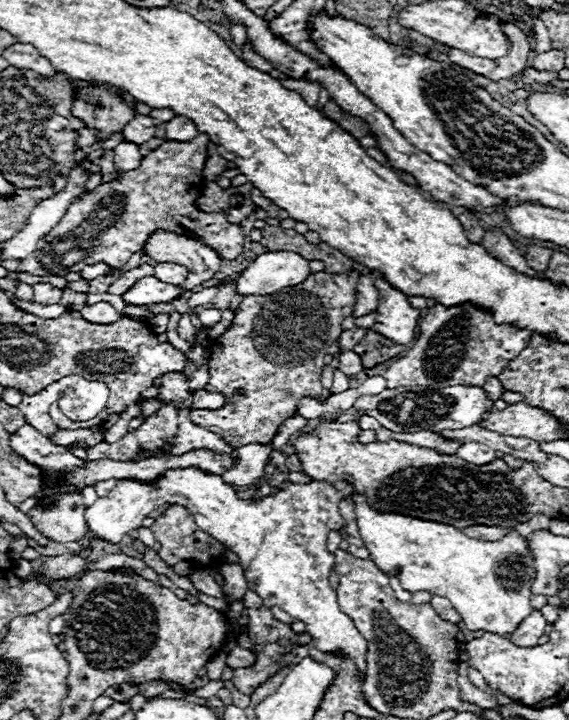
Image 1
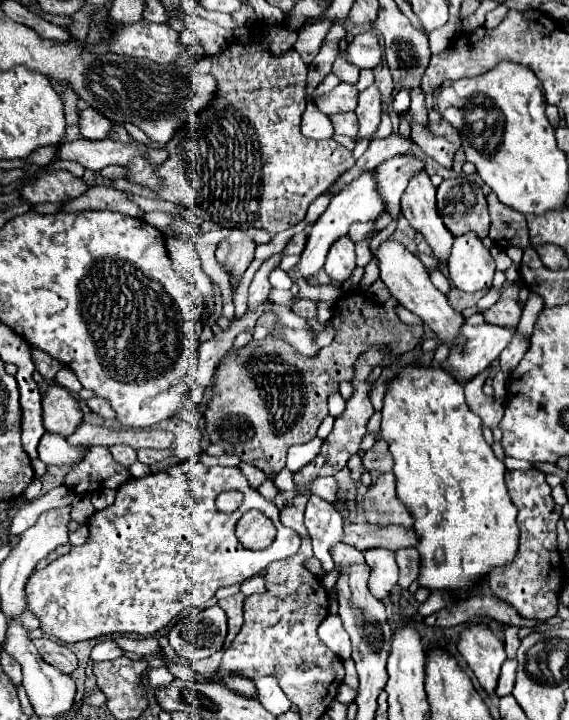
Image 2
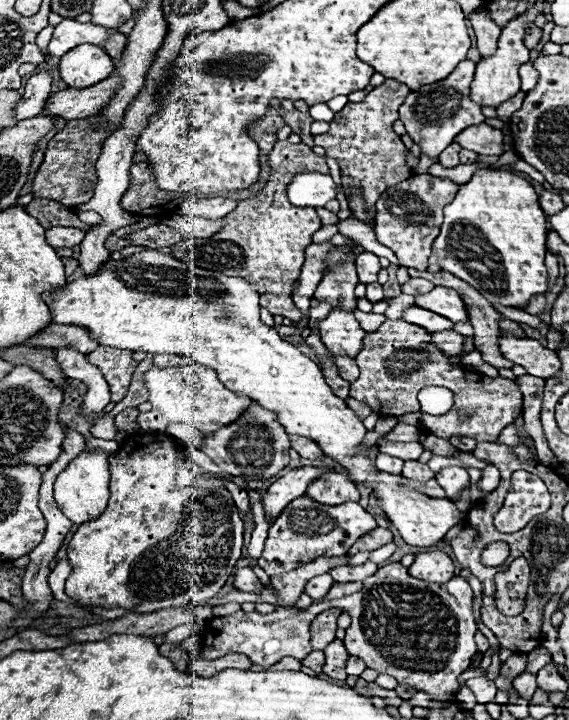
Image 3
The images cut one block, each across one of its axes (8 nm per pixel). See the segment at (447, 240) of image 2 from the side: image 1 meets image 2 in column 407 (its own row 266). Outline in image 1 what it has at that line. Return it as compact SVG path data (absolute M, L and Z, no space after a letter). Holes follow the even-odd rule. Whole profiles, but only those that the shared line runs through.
M164 230L152 232L148 236L148 240L144 242L144 252L156 262L170 260L170 262L186 264L190 270L190 276L182 284L186 290L192 290L194 286L210 280L222 262L212 248L204 248L196 240Z

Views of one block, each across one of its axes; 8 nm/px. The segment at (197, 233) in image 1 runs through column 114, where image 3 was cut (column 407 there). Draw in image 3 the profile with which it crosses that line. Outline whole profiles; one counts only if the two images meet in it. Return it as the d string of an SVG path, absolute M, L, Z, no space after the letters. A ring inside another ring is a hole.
M420 174L410 176L408 180L394 184L380 194L376 202L376 238L380 244L388 246L396 254L400 266L416 270L428 268L432 242L440 232L440 224L444 218L442 210L454 200L456 192L458 184L454 184L452 180Z

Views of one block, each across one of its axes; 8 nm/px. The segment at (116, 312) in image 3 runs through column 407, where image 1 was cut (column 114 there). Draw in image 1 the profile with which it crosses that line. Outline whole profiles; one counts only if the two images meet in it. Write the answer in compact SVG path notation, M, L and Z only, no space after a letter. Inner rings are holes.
M176 468L176 470L166 470L158 480L144 484L138 480L116 480L116 488L104 496L98 498L90 508L86 508L86 522L94 536L108 540L108 542L120 542L124 534L130 530L136 530L142 526L142 520L160 504L180 504L186 510L192 512L196 524L204 528L210 536L214 536L218 542L222 542L228 550L232 550L244 568L244 576L248 580L248 588L258 592L262 602L272 608L280 608L292 618L300 620L306 624L306 630L312 636L314 646L320 652L332 652L332 654L344 654L356 664L356 678L360 684L366 680L366 654L368 654L368 642L362 638L358 628L354 626L352 618L344 614L338 608L336 602L336 592L330 588L330 570L334 564L334 554L328 552L326 540L328 532L340 530L344 526L344 518L340 516L338 504L346 494L336 490L328 482L312 480L308 484L290 484L286 490L280 490L276 496L266 496L262 500L238 500L236 490L228 484L222 482L220 476L208 474L200 468Z

